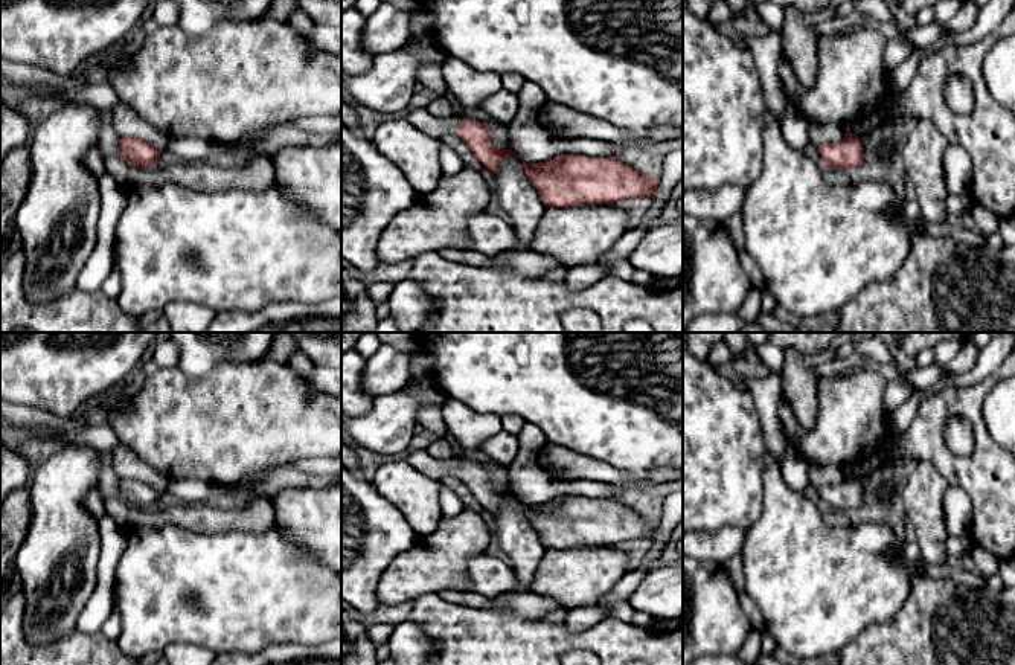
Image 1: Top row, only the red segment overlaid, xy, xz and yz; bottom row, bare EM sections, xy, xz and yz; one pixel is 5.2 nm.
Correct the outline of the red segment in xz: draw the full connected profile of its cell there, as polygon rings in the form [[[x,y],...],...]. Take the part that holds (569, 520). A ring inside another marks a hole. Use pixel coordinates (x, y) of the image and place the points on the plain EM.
[[[561,496],[543,505],[521,502],[524,516],[549,548],[610,546],[652,538],[657,522],[616,499]]]

